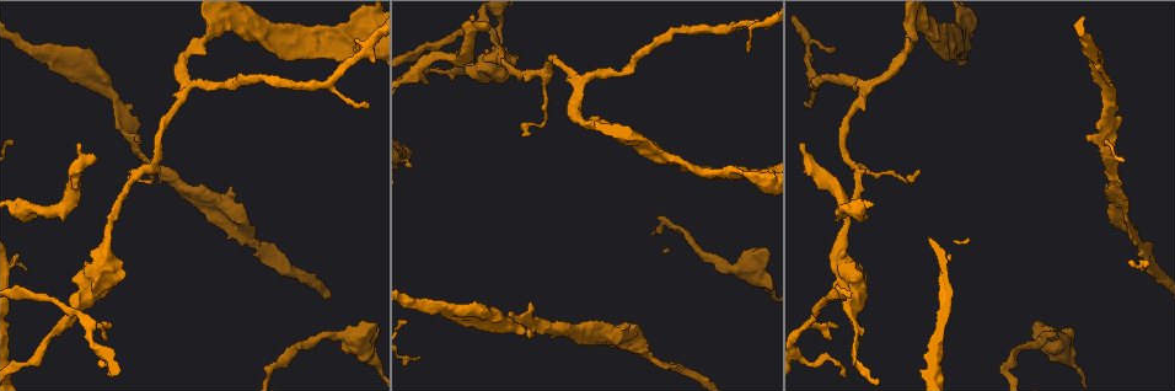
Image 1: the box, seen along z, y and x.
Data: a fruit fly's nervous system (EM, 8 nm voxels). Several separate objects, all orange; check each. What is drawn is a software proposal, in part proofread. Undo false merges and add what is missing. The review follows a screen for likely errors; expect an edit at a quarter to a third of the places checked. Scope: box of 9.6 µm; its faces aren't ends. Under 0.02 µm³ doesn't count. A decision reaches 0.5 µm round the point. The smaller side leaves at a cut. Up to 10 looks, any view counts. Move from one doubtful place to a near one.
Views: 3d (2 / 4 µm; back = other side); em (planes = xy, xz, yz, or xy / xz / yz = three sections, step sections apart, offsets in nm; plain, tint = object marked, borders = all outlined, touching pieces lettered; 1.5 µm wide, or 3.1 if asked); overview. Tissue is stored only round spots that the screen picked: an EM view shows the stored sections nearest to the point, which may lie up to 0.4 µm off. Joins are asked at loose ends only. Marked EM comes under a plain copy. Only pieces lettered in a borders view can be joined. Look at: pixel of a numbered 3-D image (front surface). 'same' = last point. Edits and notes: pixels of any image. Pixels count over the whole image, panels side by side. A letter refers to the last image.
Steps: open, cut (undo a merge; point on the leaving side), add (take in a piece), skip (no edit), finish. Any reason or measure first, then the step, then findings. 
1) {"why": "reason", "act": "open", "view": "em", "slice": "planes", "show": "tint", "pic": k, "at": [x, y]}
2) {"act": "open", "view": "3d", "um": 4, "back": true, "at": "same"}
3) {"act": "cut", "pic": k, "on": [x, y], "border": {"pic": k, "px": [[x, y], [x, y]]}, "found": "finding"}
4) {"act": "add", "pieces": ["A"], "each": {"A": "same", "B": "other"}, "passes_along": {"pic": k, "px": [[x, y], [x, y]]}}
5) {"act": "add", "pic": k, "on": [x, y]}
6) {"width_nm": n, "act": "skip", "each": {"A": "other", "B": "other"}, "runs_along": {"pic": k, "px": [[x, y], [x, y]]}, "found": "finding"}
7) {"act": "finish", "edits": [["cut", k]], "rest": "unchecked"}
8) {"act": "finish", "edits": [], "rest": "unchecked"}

{"why": "free end", "act": "open", "view": "3d", "um": 4, "pic": 1, "at": [488, 25]}

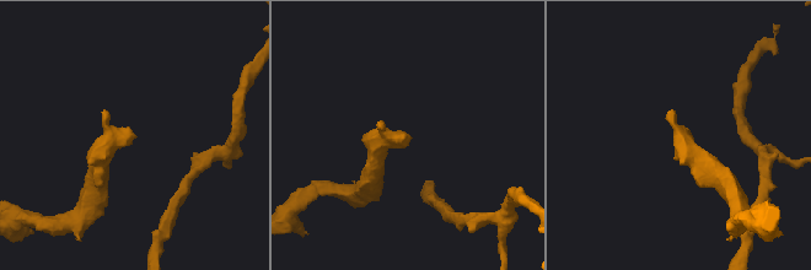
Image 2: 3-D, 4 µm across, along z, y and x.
{"act": "open", "view": "em", "slice": "xy", "step": 8, "show": "tint", "pic": 2, "at": [135, 135]}

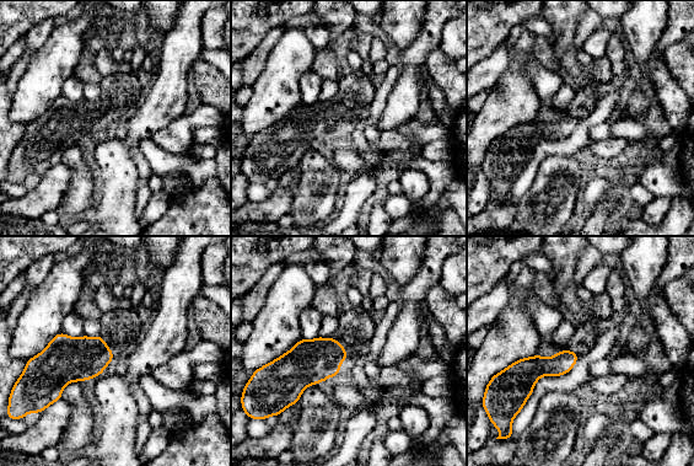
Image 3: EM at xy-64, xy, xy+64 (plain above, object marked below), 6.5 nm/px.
{"act": "open", "view": "em", "slice": "planes", "show": "borders", "at": "same"}

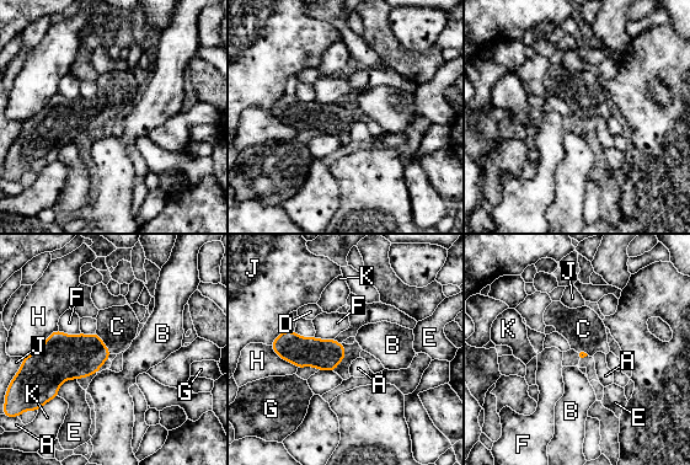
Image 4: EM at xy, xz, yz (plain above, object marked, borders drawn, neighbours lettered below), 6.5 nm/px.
{"act": "add", "pieces": ["C"], "each": {"A": "other", "B": "other", "C": "same", "D": "other", "E": "other", "F": "other", "G": "other", "H": "other", "J": "other", "K": "other"}, "passes_along": {"pic": 4, "px": [[326, 354], [343, 357], [353, 351]]}, "found": "it goes on there"}

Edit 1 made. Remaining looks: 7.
{"act": "open", "view": "3d", "um": 4, "pic": 1, "at": [530, 132]}

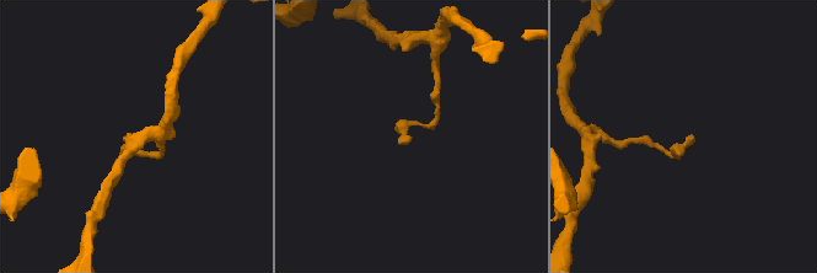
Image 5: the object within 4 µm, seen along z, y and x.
{"act": "open", "view": "em", "slice": "planes", "show": "borders", "pic": 5, "at": [690, 136]}

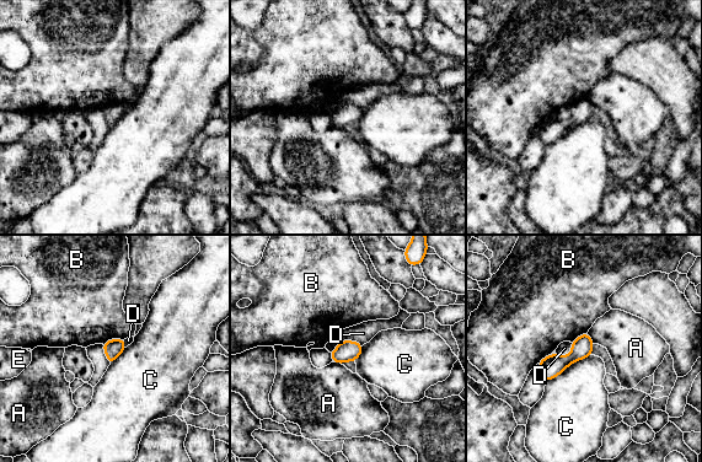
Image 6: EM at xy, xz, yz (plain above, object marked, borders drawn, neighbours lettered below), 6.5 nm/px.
{"width_nm": 120, "act": "skip", "each": {"A": "other", "B": "other", "C": "other", "D": "other", "E": "other"}, "border": {"pic": 6, "px": [[587, 333], [594, 343]]}, "found": "no lettered piece goes on from it"}

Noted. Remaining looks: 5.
{"act": "open", "view": "3d", "um": 2, "back": true, "pic": 1, "at": [952, 58]}

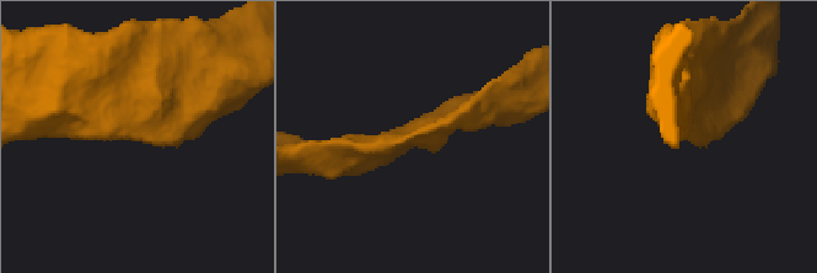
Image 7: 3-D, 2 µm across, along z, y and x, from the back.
{"why": "now the EM", "act": "open", "view": "em", "slice": "planes", "show": "borders", "pic": 7, "at": [149, 142]}

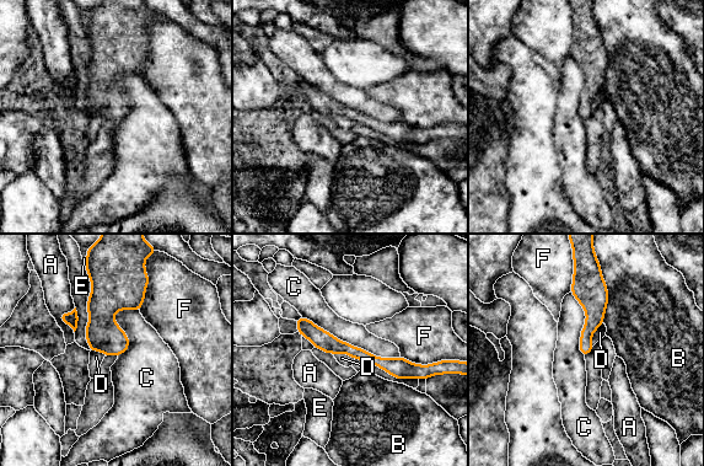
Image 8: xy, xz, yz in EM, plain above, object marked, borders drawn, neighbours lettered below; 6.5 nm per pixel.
{"act": "skip", "each": {"A": "other", "B": "other", "C": "other", "D": "other", "E": "other", "F": "other"}, "runs_along": {"pic": 8, "px": [[300, 322], [383, 364], [426, 368]]}, "found": "no lettered piece goes on from it"}

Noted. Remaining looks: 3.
{"why": "an open end", "act": "open", "view": "em", "slice": "planes", "show": "tint", "pic": 1, "at": [836, 326]}

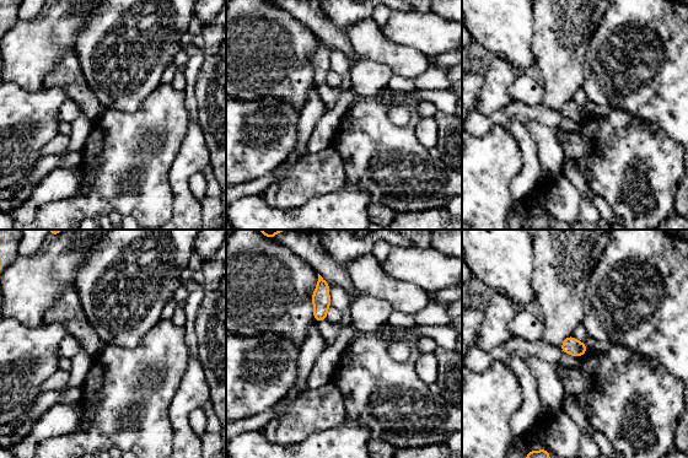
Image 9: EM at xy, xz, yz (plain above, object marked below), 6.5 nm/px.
{"act": "open", "view": "em", "slice": "planes", "show": "borders", "at": "same"}

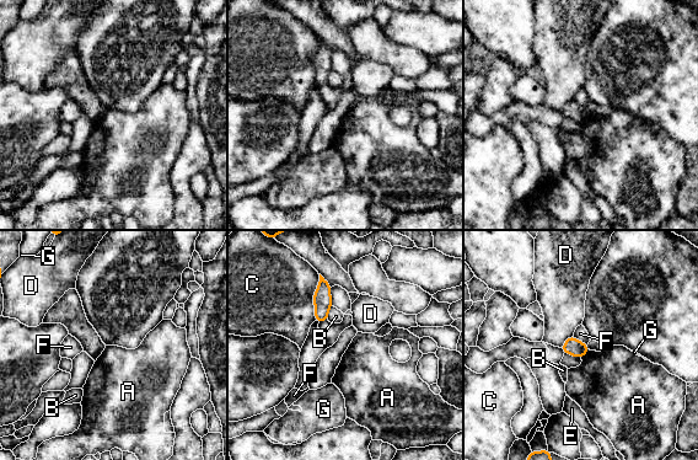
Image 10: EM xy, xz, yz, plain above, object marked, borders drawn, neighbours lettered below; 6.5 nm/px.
{"act": "skip", "each": {"A": "other", "B": "other", "C": "other", "D": "other", "E": "other", "F": "other", "G": "other"}, "found": "no lettered piece goes on from it"}

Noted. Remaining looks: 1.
{"act": "finish", "edits": [["add", 4]], "rest": "unchecked"}

